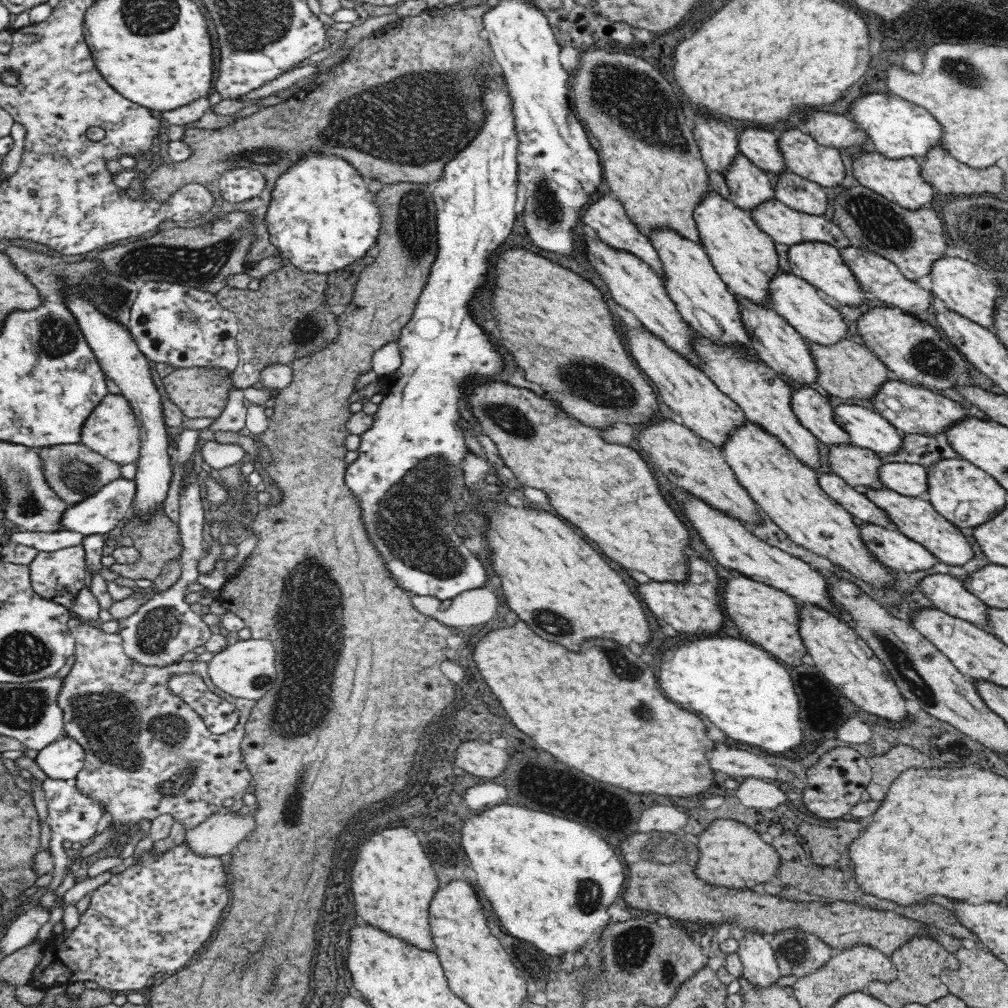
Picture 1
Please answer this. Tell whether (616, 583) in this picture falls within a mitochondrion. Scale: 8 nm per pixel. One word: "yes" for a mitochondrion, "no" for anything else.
no

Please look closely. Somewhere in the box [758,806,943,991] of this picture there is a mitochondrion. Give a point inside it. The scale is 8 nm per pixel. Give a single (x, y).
(793, 947)

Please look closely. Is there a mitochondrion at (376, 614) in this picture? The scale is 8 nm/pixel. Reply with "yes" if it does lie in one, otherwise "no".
no

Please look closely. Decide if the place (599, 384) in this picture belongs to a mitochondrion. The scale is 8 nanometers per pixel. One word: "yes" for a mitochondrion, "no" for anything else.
yes

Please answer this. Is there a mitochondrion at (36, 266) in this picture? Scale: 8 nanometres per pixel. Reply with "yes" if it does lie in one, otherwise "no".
yes

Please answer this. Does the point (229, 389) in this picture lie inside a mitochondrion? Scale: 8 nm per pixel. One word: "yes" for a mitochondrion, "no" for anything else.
no

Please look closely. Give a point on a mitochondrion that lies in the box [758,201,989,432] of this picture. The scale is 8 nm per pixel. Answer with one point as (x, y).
(933, 359)

